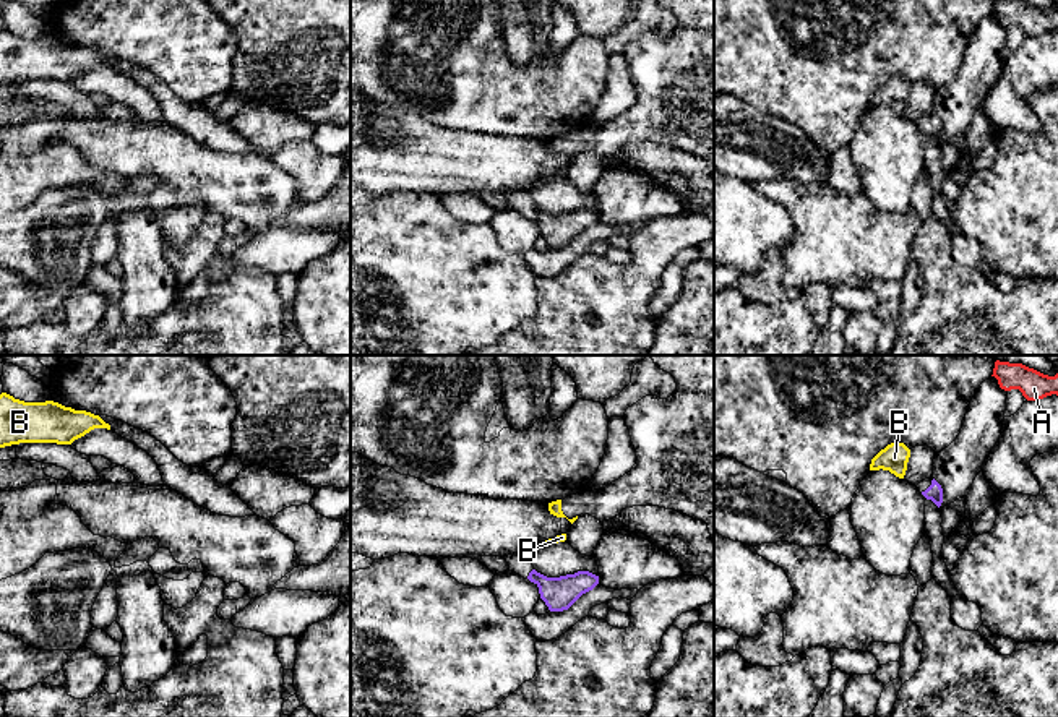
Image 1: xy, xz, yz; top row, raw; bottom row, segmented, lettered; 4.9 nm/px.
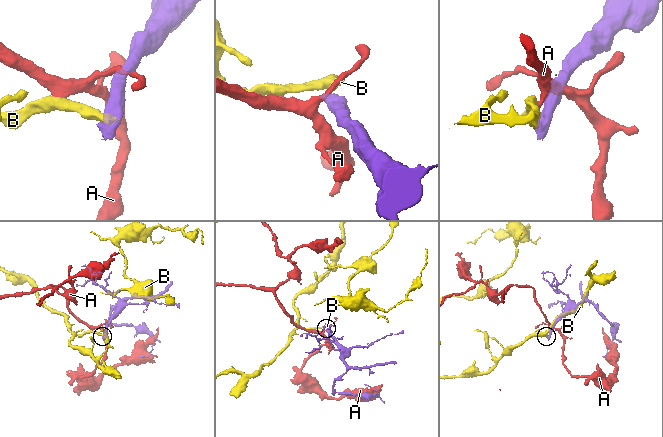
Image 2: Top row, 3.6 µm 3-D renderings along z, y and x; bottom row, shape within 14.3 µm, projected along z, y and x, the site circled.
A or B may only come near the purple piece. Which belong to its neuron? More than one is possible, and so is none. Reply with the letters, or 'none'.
none

